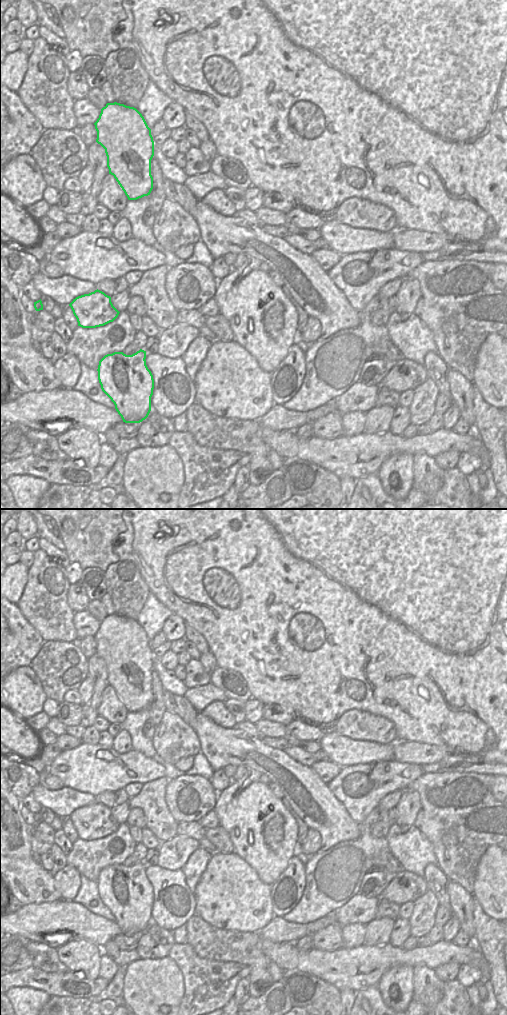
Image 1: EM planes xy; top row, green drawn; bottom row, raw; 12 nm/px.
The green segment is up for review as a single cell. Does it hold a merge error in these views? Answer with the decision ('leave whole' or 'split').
leave whole

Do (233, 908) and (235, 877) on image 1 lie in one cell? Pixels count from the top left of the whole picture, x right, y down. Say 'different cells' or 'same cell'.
same cell

